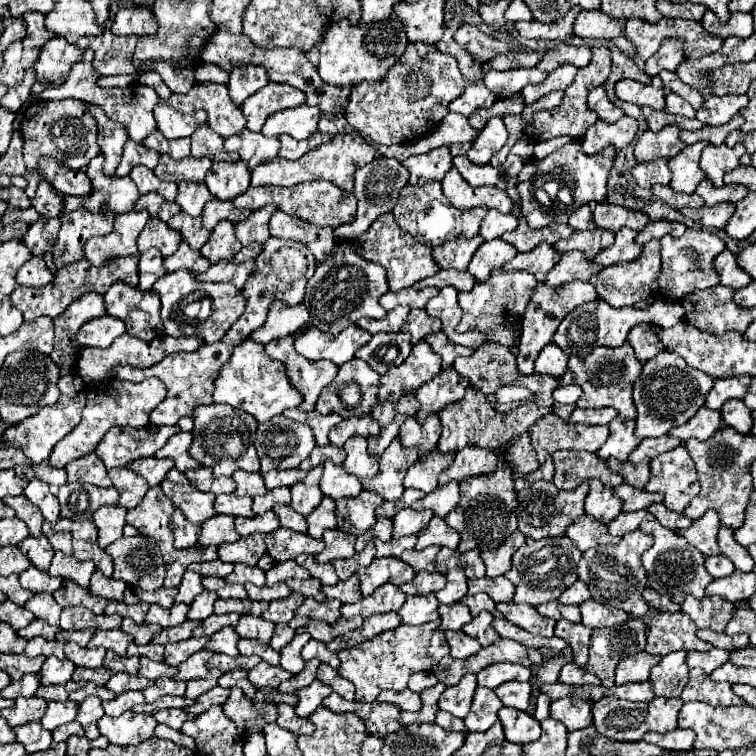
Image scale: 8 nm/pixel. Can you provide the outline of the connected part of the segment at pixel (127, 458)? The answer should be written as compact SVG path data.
M147 425L141 429L113 427L107 431L105 439L101 439L95 453L105 463L107 469L125 467L135 459L153 457L155 451L161 449L165 441L175 433L179 433L177 425L173 427Z

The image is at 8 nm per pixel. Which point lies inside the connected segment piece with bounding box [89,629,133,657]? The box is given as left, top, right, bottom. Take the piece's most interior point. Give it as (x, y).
(117, 641)

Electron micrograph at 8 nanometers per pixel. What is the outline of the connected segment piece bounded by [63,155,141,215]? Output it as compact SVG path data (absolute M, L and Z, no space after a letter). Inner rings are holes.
M97 155L87 165L87 175L91 179L91 193L83 197L65 197L63 199L63 213L75 211L79 207L89 209L91 213L105 213L111 211L113 215L123 215L133 211L135 201L141 197L137 185L129 177L109 177L101 169L103 155Z

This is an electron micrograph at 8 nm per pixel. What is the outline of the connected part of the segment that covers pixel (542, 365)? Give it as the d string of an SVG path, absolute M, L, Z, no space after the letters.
M555 343L545 345L541 349L541 355L537 355L535 359L535 371L541 375L561 377L565 369L567 369L567 355L563 355L563 351Z

